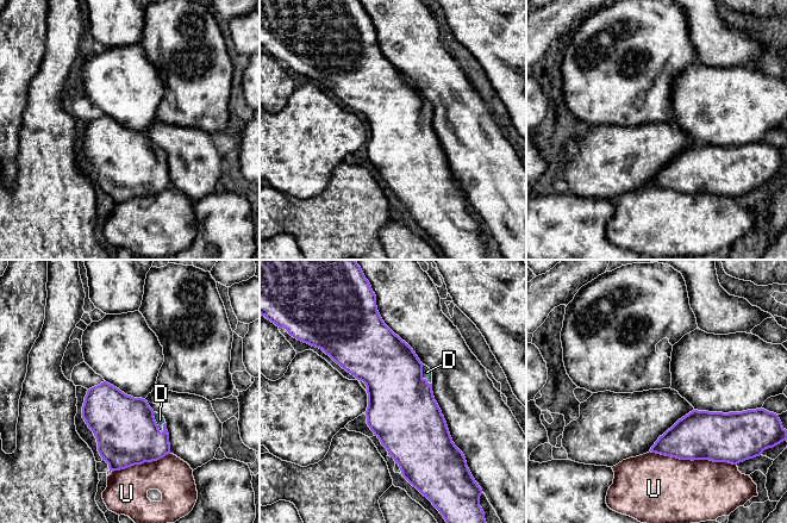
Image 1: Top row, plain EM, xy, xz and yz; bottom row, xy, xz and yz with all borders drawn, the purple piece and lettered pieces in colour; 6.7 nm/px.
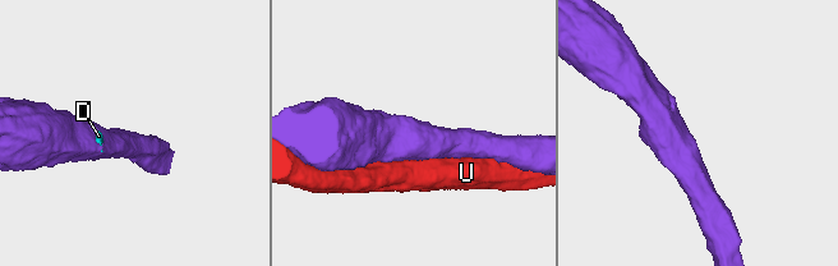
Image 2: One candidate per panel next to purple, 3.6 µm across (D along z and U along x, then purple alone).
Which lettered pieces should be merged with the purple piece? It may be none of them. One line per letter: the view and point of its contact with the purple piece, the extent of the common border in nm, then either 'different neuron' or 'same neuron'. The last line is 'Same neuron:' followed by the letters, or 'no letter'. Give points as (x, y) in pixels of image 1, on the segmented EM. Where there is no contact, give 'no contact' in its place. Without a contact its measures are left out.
D: meets purple in xy at (156, 423); contact 160 nm long; same neuron
U: meets purple in yz at (693, 460); contact 600 nm long; different neuron
Same neuron: D

